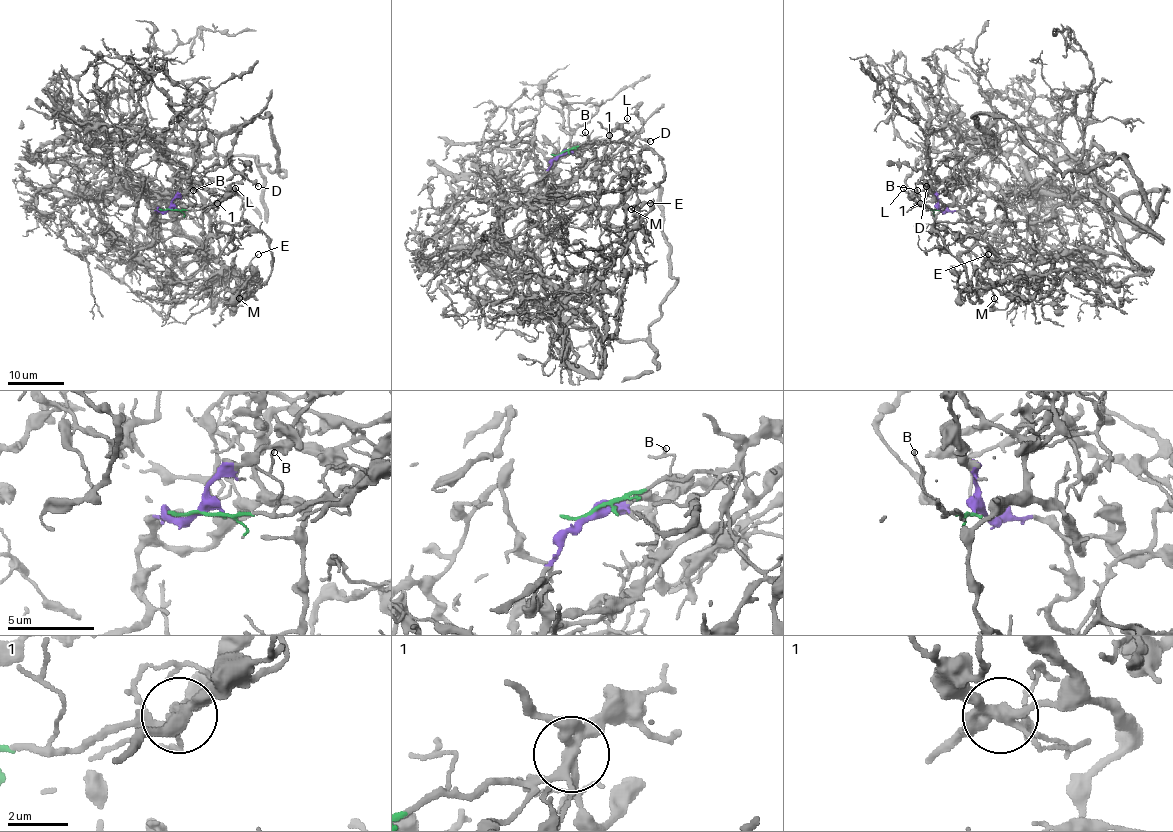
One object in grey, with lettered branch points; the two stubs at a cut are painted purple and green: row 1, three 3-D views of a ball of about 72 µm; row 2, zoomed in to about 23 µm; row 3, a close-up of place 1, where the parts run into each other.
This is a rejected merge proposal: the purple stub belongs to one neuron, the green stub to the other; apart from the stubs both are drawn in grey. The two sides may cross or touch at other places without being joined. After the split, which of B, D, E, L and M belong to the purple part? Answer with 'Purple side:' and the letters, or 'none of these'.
Purple side: D, E, M

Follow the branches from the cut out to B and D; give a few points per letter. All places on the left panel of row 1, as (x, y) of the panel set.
B: (168, 209), (192, 209), (193, 189)
D: (168, 209), (154, 216), (171, 220), (189, 202), (188, 186), (195, 177), (226, 181), (243, 174), (258, 186)

